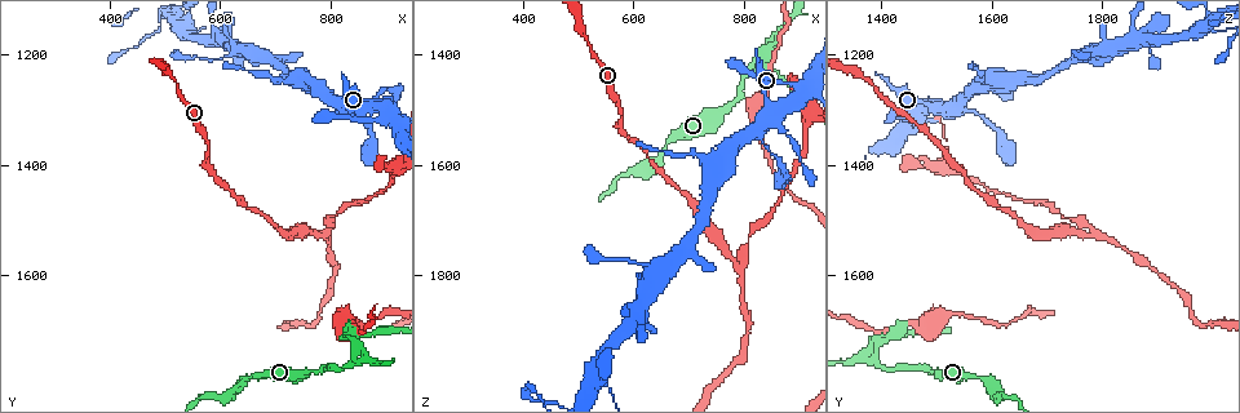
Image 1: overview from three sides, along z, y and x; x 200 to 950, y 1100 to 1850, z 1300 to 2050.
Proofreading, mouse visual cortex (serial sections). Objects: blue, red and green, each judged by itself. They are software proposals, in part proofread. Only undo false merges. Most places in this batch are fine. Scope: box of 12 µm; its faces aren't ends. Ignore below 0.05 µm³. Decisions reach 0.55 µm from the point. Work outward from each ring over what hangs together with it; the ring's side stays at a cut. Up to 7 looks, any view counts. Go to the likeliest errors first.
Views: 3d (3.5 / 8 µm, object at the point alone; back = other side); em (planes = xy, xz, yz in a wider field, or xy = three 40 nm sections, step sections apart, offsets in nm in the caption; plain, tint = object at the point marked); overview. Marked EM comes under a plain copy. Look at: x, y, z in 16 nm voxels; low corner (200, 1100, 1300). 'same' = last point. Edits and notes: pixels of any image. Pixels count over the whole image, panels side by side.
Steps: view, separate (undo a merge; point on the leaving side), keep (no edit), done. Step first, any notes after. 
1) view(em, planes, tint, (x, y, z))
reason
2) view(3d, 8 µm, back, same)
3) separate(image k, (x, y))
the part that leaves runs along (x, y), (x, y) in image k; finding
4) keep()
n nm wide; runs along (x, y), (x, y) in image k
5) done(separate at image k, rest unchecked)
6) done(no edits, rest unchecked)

view(3d, 3.5 µm, (840, 1755, 1385))
two arms in line, one across

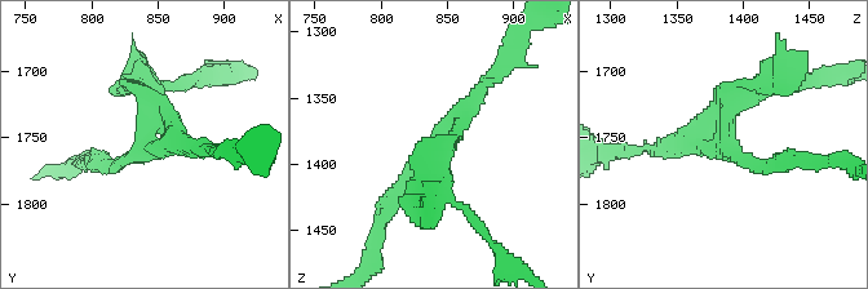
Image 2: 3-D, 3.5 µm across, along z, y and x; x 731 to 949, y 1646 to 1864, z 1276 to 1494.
view(em, xy, step 5, tint, (842, 1760, 1390))
shape alone is not enough

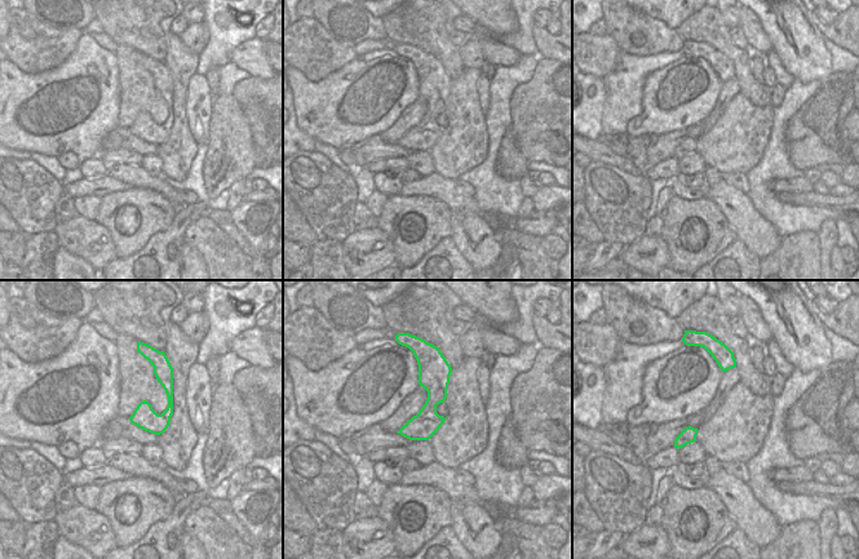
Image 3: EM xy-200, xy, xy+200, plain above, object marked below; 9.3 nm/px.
keep()
260 nm wide; runs along (435, 369), (435, 396), (412, 437) in image 3; all the same cell

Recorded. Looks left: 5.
view(3d, 3.5 µm, (790, 1525, 1790))
branch point

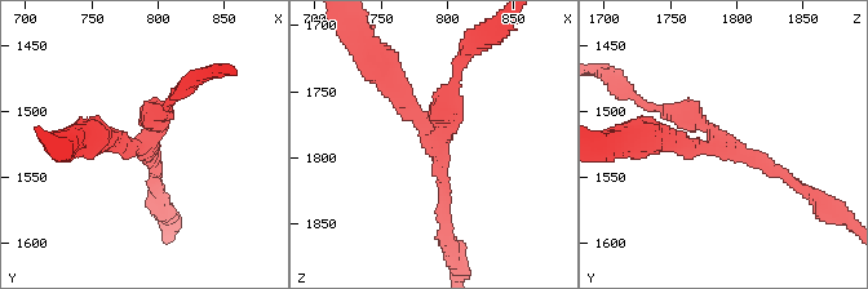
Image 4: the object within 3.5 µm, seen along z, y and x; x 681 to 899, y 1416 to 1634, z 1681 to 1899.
keep()
runs along (92, 136), (140, 147), (167, 107) in image 4; one cell here

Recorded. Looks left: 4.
view(3d, 3.5 µm, (830, 1300, 1535))
thin arm on a thick one

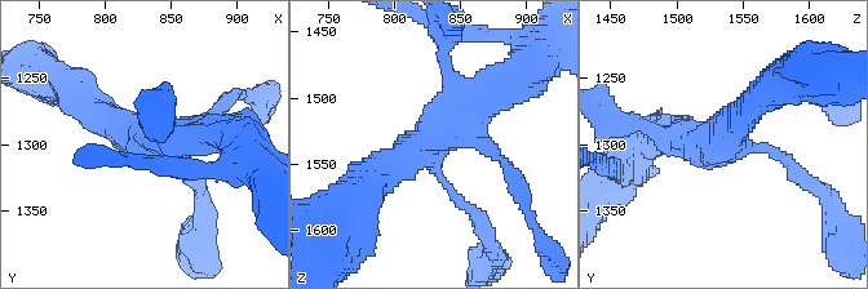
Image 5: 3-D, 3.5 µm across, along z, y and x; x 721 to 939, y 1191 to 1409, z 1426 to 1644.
view(em, planes, tint, (826, 1296, 1532))
4 arms; arms of 100, 150, 300, 400 nm

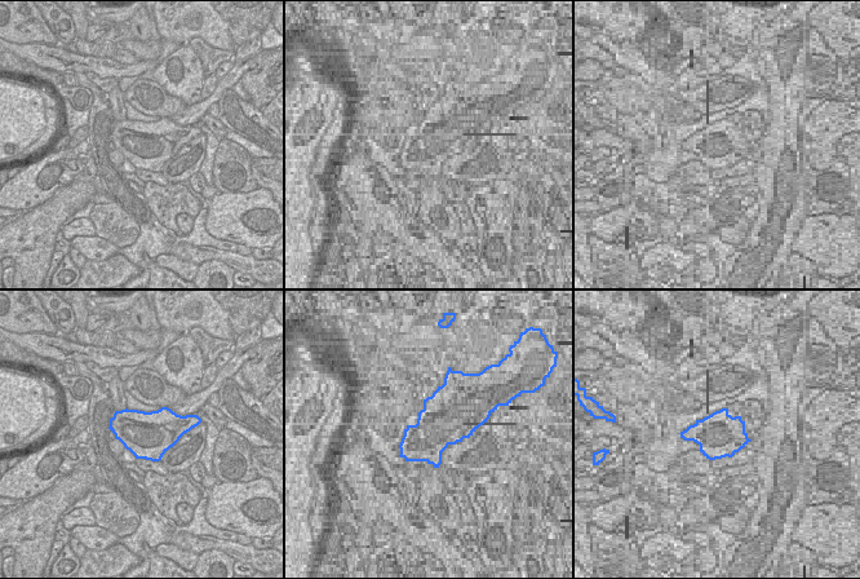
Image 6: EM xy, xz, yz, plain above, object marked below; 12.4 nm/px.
view(em, xy, step 3, tint, same)
cut it another way

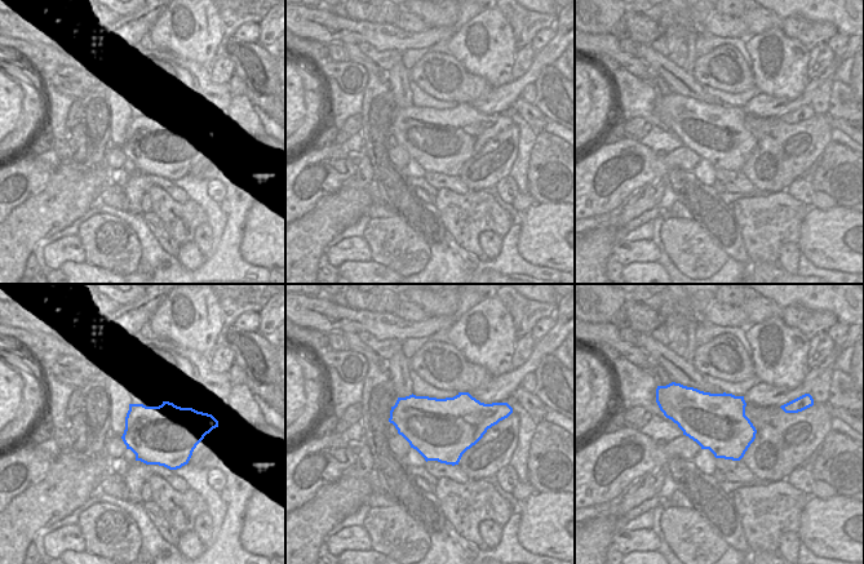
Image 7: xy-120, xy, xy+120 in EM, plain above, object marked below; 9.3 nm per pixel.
keep()
600 nm wide; runs along (447, 72), (455, 119), (368, 186) in image 5; all the same cell

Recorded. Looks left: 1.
done(no edits, rest unchecked)

